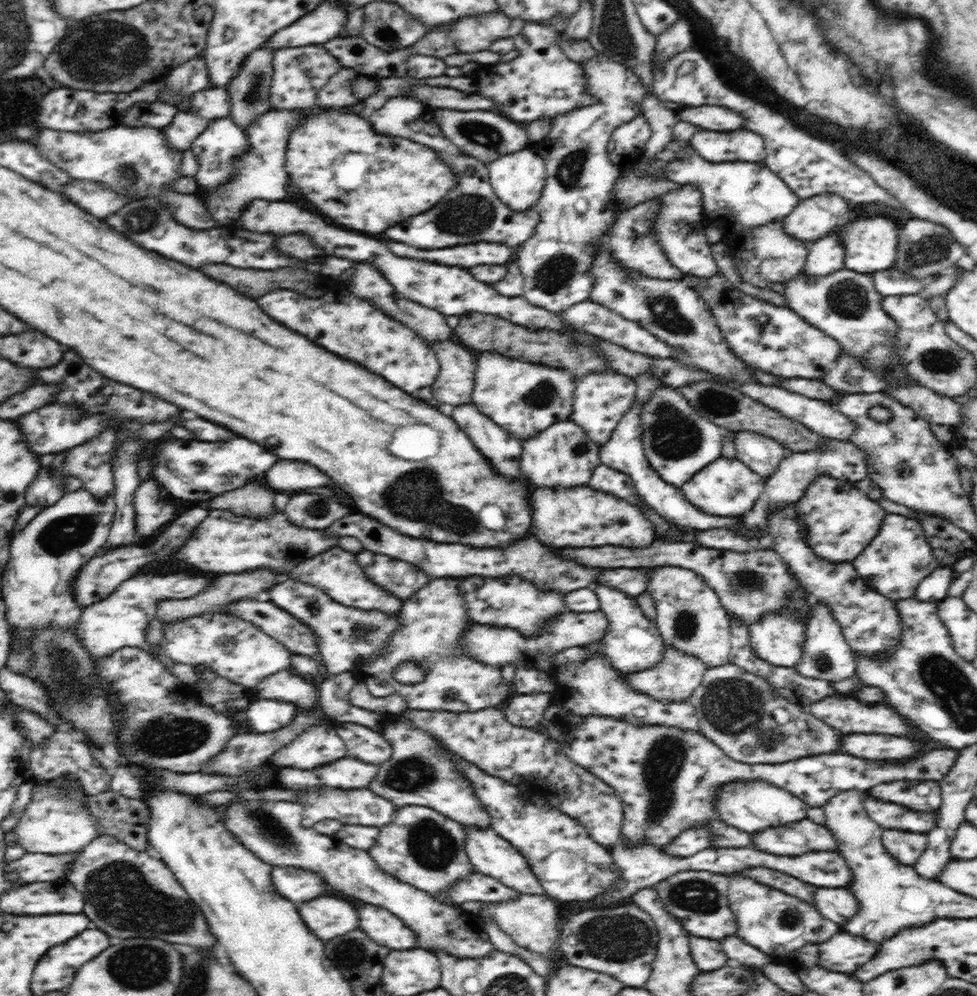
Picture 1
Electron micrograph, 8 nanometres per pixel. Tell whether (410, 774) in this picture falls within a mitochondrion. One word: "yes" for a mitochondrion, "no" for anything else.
yes

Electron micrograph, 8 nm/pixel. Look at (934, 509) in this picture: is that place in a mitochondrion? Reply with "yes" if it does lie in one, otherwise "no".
no

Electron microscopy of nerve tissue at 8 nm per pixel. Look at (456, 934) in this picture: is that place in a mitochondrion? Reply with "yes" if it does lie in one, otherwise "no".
yes

